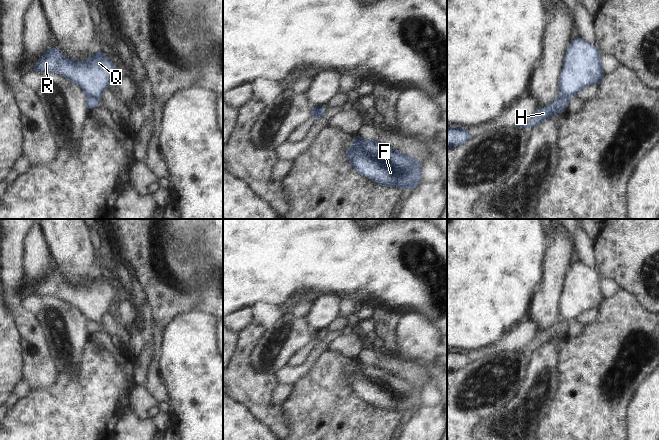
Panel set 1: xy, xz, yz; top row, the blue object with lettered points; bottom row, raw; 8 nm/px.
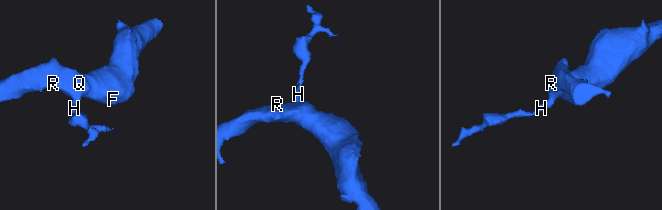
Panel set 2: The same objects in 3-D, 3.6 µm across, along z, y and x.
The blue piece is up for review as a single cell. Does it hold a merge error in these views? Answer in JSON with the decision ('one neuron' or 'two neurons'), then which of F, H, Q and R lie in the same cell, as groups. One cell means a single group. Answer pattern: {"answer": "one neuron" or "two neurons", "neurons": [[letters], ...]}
{"answer": "two neurons", "neurons": [["F", "Q", "R"], ["H"]]}

